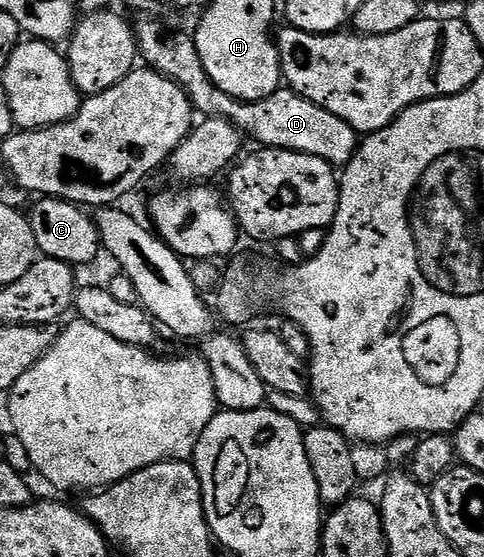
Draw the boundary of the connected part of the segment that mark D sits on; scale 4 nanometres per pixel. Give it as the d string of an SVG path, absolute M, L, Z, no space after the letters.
M144 16L139 19L140 23L135 23L134 33L139 57L143 61L145 58L148 61L145 63L151 69L157 70L160 74L165 74L170 80L178 83L188 93L188 98L192 102L192 109L197 115L209 118L225 118L230 120L230 124L239 128L240 133L247 136L251 141L253 138L254 141L260 142L256 144L261 147L269 150L293 150L299 154L318 156L329 162L334 168L347 166L350 159L356 155L357 132L353 126L346 124L346 120L342 120L342 116L334 116L334 112L326 112L326 108L298 96L293 90L287 88L279 88L268 98L260 99L257 102L242 102L234 96L227 95L207 75L206 68L203 67L202 59L198 54L198 48L195 47L193 35L189 31L187 34L186 31L179 30L178 27L171 26L170 23L163 22L162 19L156 17L160 16Z

